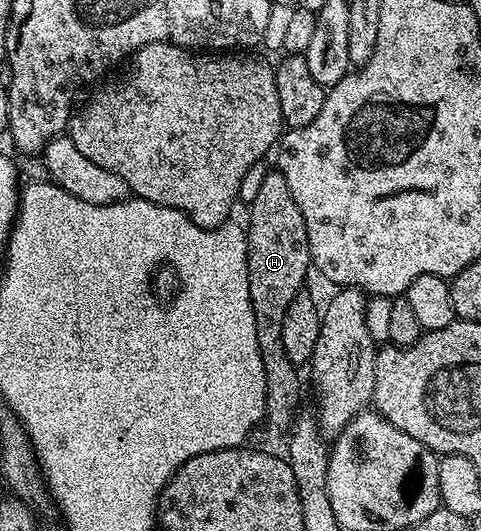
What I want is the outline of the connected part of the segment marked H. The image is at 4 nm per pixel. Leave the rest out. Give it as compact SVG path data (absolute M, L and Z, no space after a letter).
M272 169L269 175L260 179L260 188L252 199L252 208L248 211L246 222L248 237L248 284L250 285L250 305L254 309L254 329L258 333L258 353L262 353L262 369L266 381L266 412L267 422L276 427L291 428L296 406L300 403L300 375L297 364L286 357L286 349L282 349L282 317L296 296L301 294L304 278L310 272L312 254L308 248L306 237L306 221L302 221L302 209L290 197L290 189L286 189L286 177L282 177L279 169Z

